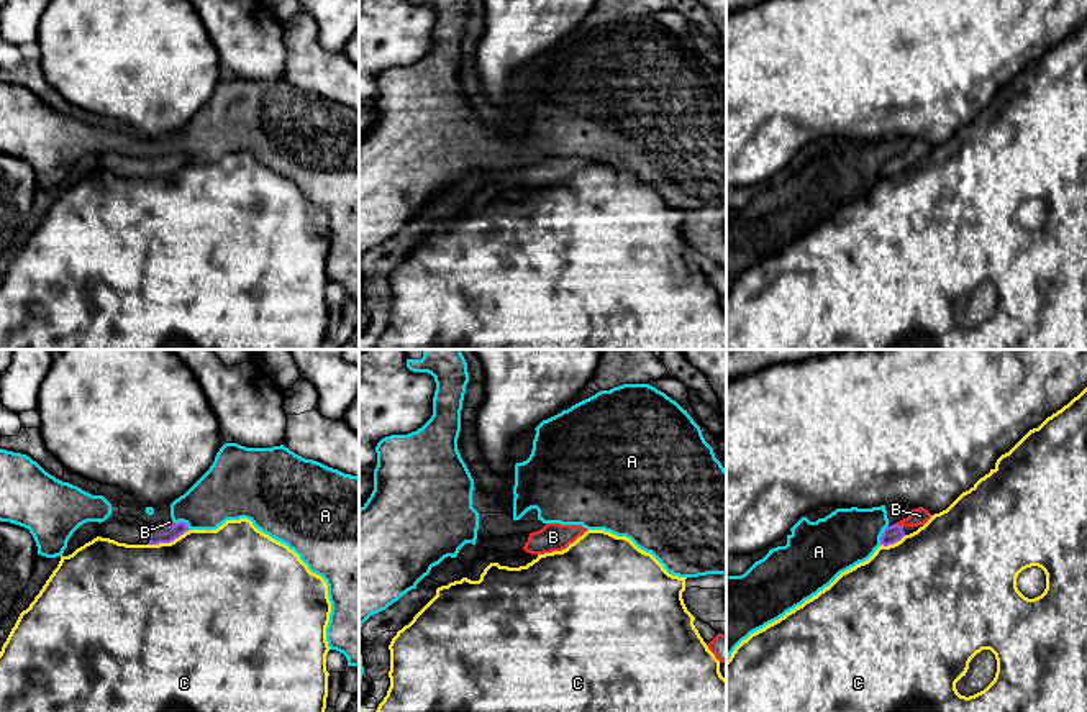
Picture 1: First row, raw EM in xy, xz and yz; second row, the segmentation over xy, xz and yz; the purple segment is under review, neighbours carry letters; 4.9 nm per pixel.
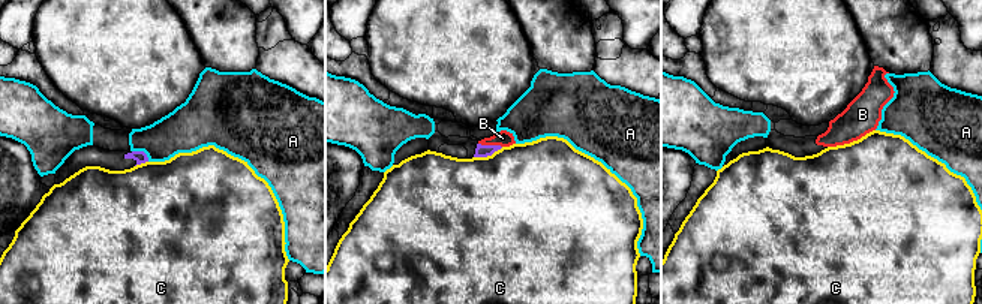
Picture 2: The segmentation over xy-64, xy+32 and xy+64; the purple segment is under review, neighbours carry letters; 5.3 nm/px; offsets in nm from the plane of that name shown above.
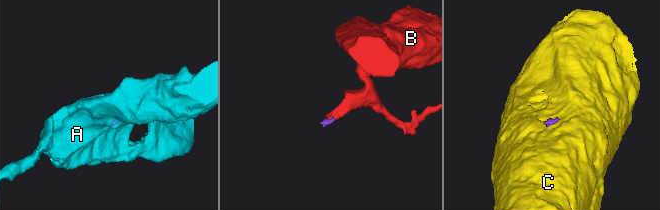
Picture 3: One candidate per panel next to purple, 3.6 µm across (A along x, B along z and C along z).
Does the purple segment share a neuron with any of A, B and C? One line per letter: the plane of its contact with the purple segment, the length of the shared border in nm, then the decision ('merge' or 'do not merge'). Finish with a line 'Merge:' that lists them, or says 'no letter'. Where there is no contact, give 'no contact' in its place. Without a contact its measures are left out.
A: yz | 100 nm | do not merge
B: yz | 40 nm | merge
C: xy | 220 nm | do not merge
Merge: B

